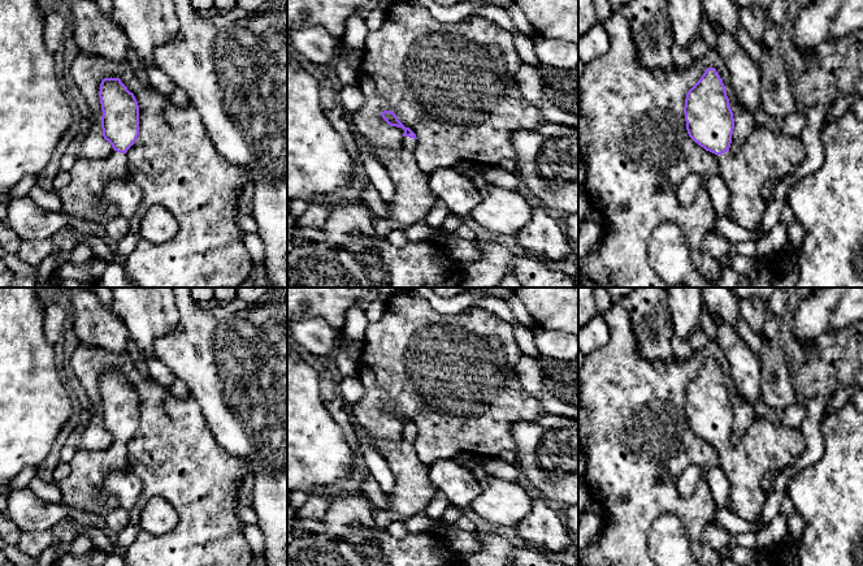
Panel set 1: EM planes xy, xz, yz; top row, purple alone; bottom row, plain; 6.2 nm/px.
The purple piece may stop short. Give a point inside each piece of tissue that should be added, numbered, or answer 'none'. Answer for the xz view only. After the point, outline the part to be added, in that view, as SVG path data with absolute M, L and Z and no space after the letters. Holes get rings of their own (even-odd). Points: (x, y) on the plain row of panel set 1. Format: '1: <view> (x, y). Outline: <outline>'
1: xz (413, 489). Outline: M403 428L399 441L372 437L372 445L387 462L394 479L394 491L387 494L386 507L373 507L370 524L386 531L393 522L404 522L407 518L426 509L437 493L429 479L429 466L420 461L415 441L417 431Z

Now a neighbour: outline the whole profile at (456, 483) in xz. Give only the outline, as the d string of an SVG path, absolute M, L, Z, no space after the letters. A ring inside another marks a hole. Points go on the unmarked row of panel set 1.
M454 458L439 459L429 466L429 479L450 501L450 505L460 509L469 509L469 504L481 493L480 481L474 478L470 470L459 466Z

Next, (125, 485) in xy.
M114 471L105 476L104 489L118 498L118 505L131 510L143 492L143 483L131 471Z

